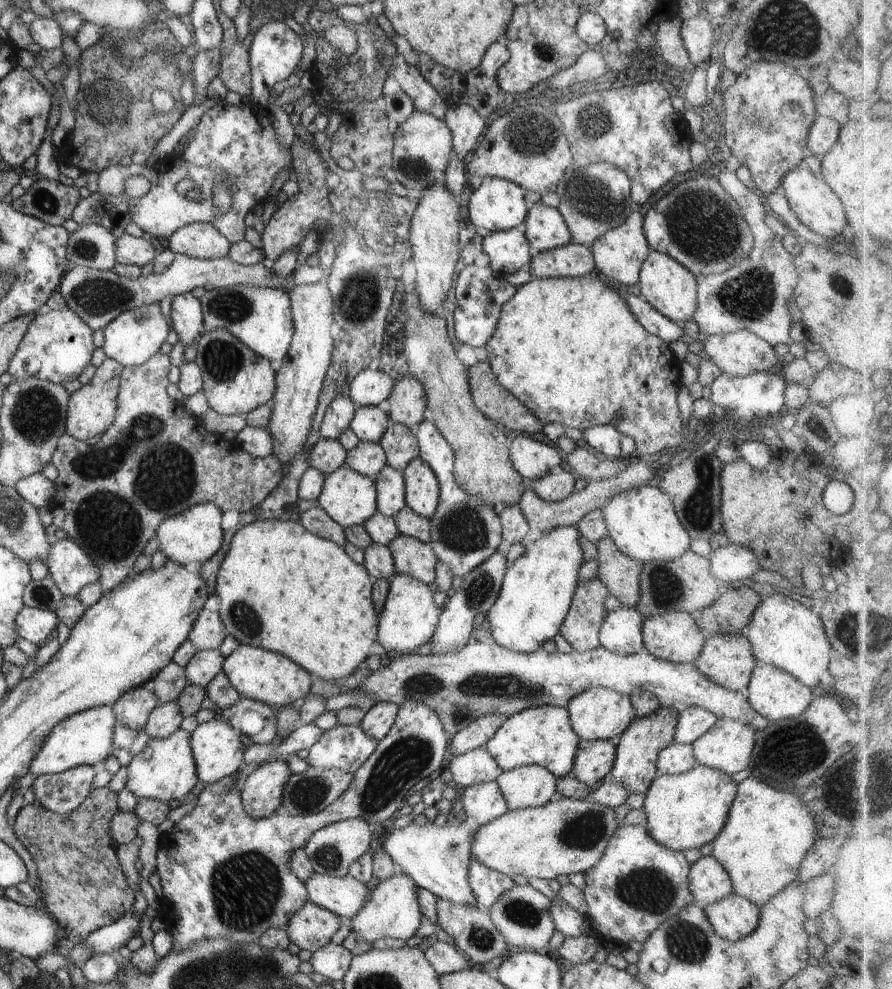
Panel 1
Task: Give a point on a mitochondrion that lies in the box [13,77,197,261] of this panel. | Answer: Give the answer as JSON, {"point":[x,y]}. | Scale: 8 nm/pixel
{"point":[43,201]}

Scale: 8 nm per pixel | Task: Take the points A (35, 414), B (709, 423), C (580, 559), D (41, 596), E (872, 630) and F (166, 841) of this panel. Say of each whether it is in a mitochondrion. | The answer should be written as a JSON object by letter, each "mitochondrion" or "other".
{"A":"mitochondrion","B":"other","C":"other","D":"mitochondrion","E":"mitochondrion","F":"other"}

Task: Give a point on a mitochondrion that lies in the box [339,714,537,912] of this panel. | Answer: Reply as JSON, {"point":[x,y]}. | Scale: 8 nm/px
{"point":[408,757]}

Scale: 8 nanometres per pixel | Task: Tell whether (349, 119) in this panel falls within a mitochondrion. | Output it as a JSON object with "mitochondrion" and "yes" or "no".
{"mitochondrion":"no"}

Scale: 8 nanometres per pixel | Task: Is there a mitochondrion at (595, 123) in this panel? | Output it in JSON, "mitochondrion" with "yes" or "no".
{"mitochondrion":"yes"}

